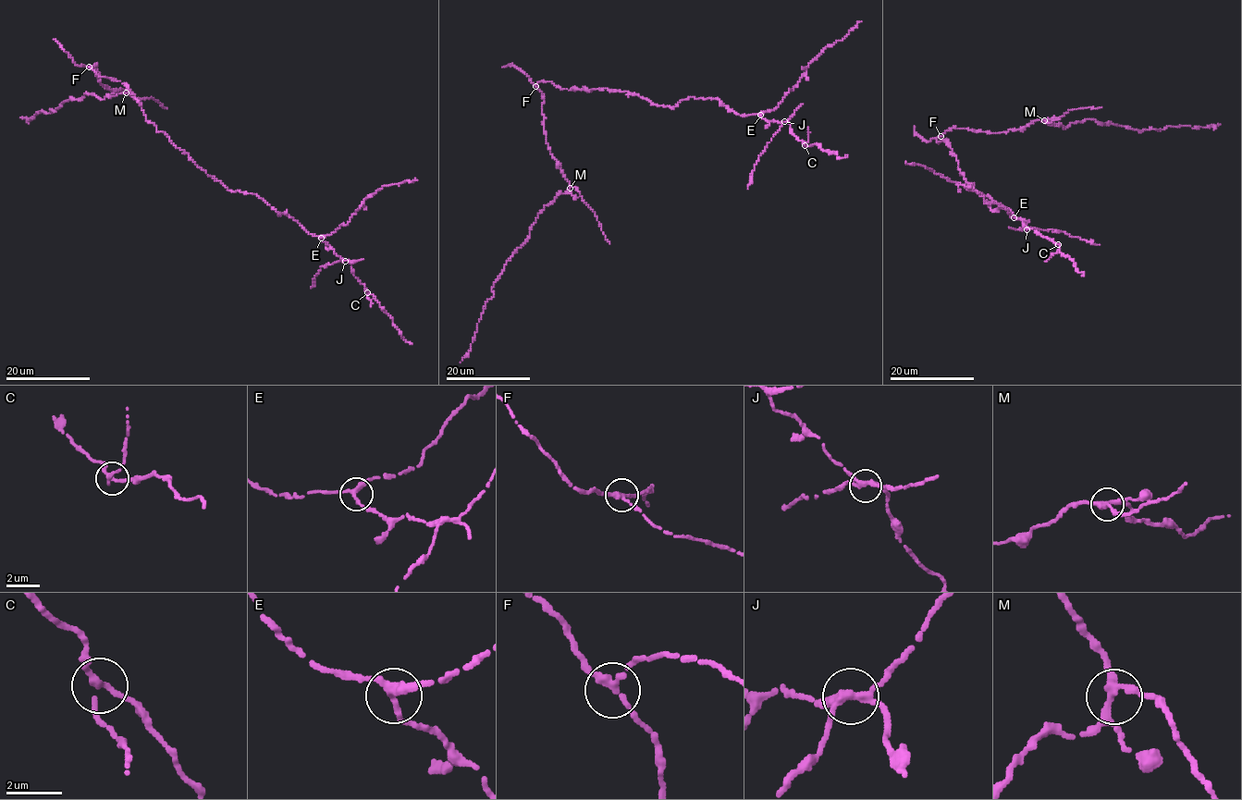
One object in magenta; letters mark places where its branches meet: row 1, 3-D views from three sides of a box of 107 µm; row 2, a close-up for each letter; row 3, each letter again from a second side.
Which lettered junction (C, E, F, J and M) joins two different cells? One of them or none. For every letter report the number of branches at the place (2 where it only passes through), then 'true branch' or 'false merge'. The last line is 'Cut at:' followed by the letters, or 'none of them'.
C: branches 3; true branch
E: branches 3; true branch
F: branches 3; true branch
J: branches 4; false merge
M: branches 4; true branch
Cut at: J

